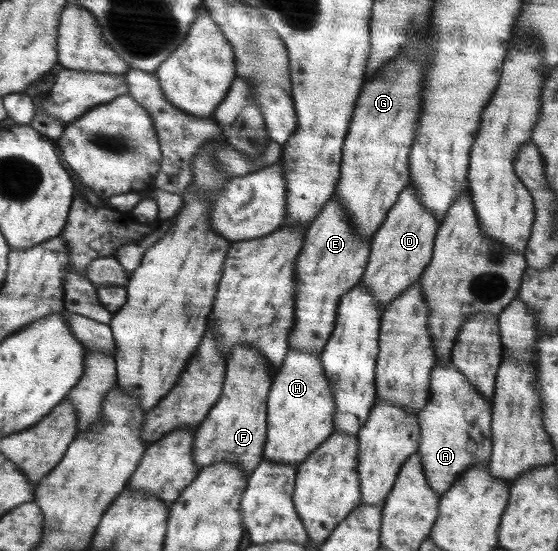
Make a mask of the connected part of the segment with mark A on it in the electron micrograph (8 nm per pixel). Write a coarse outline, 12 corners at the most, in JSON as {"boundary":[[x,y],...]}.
{"boundary":[[451,361],[418,415],[432,490],[494,450],[493,403]]}

